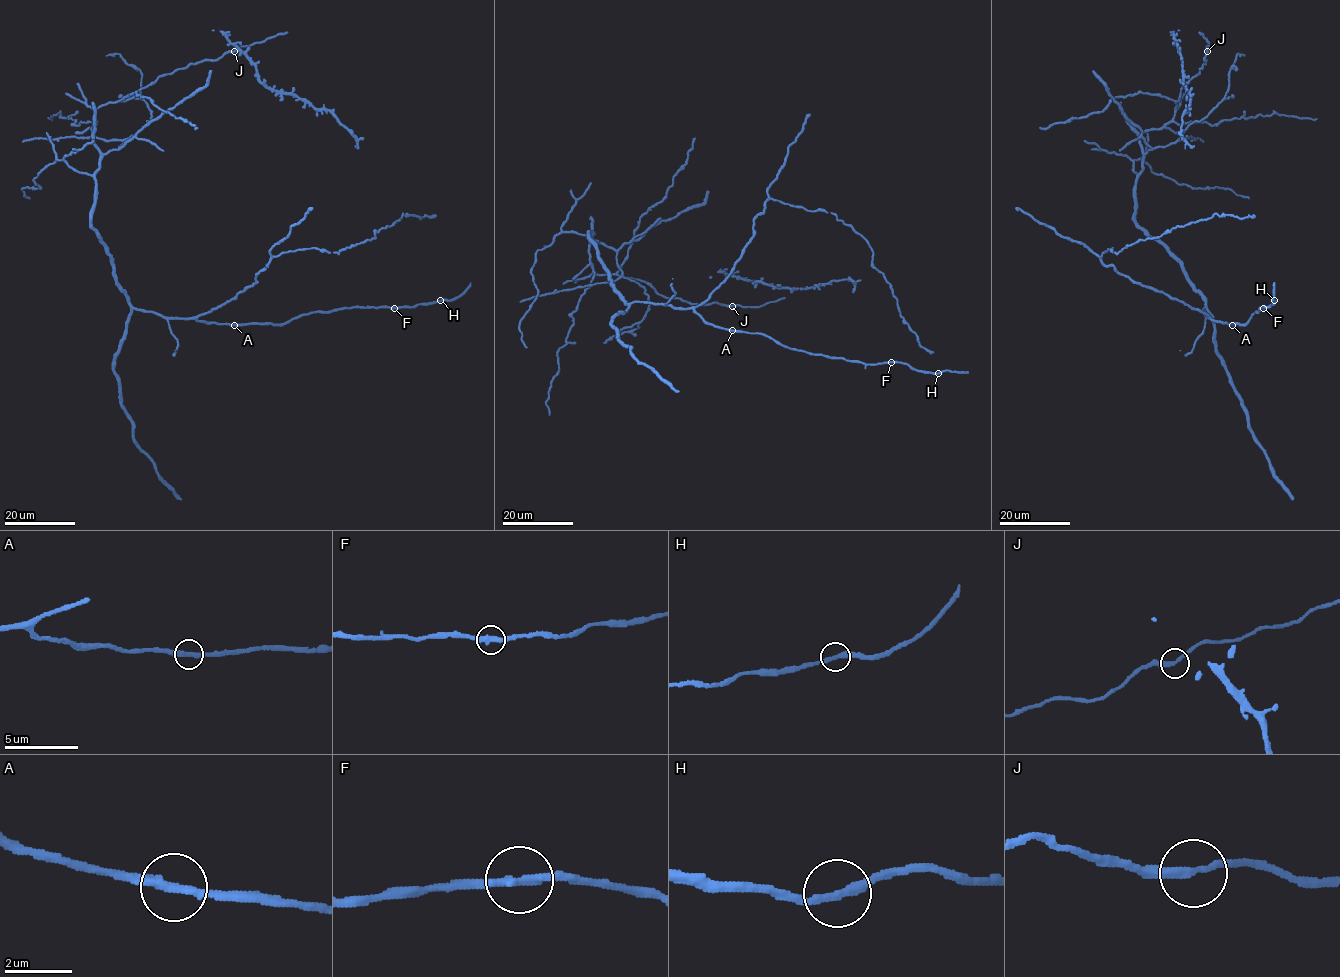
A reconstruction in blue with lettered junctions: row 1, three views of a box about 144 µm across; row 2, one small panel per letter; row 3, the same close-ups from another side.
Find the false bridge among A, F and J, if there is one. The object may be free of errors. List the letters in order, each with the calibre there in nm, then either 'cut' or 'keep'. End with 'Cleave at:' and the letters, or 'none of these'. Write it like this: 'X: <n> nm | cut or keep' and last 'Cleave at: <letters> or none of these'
A: 280 nm | keep
F: 280 nm | keep
J: 260 nm | keep
Cleave at: none of these

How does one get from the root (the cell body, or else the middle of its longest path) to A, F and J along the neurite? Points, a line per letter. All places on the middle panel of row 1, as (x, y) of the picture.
A: (606, 270), (613, 289), (627, 303), (662, 303), (677, 308), (692, 308), (708, 323), (731, 330)
F: (606, 270), (627, 303), (692, 308), (708, 323), (762, 333), (813, 354), (866, 364), (891, 362)
J: (606, 270), (588, 233), (597, 242), (591, 238), (593, 273), (639, 279), (667, 298), (692, 304), (731, 306)

